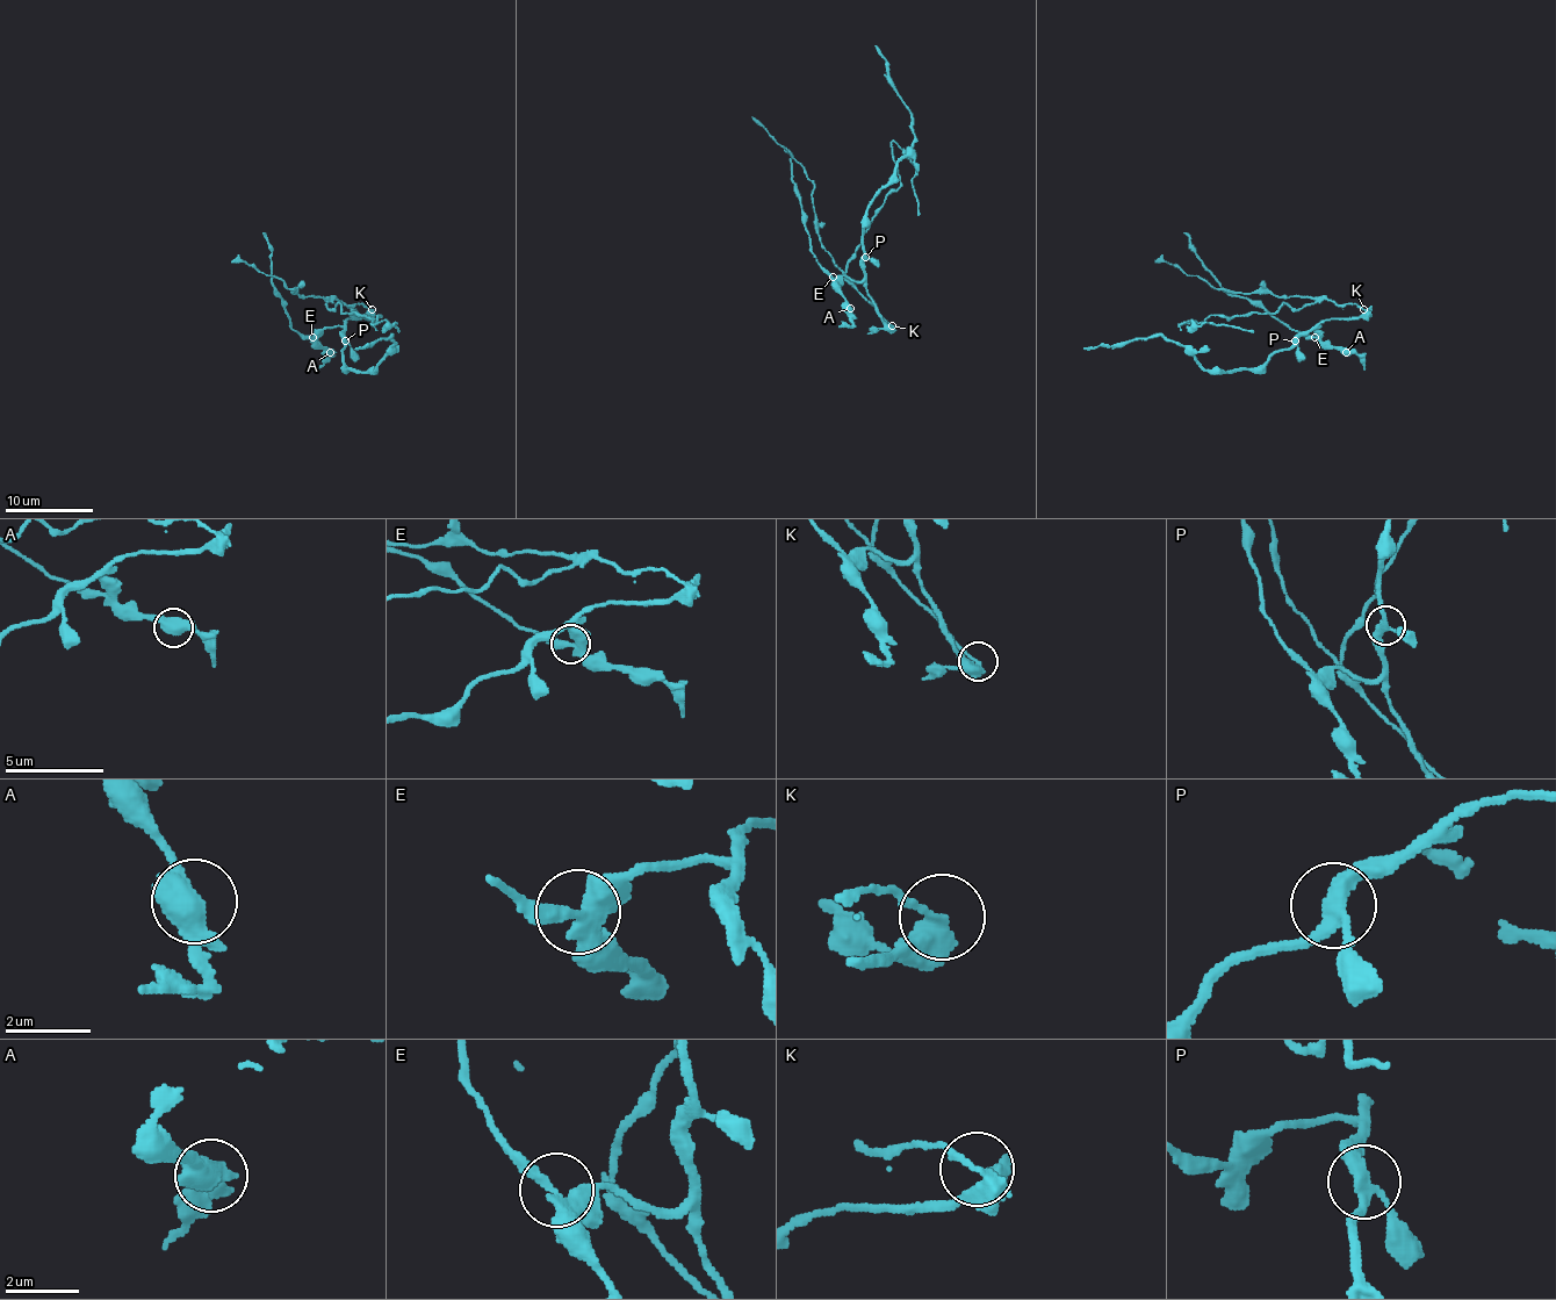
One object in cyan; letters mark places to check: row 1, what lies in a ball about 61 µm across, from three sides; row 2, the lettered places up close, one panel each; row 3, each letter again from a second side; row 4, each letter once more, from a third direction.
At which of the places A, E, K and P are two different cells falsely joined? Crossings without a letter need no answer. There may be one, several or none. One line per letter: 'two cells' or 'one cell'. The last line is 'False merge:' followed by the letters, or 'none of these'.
A: one cell
E: two cells
K: two cells
P: one cell
False merge: E, K

